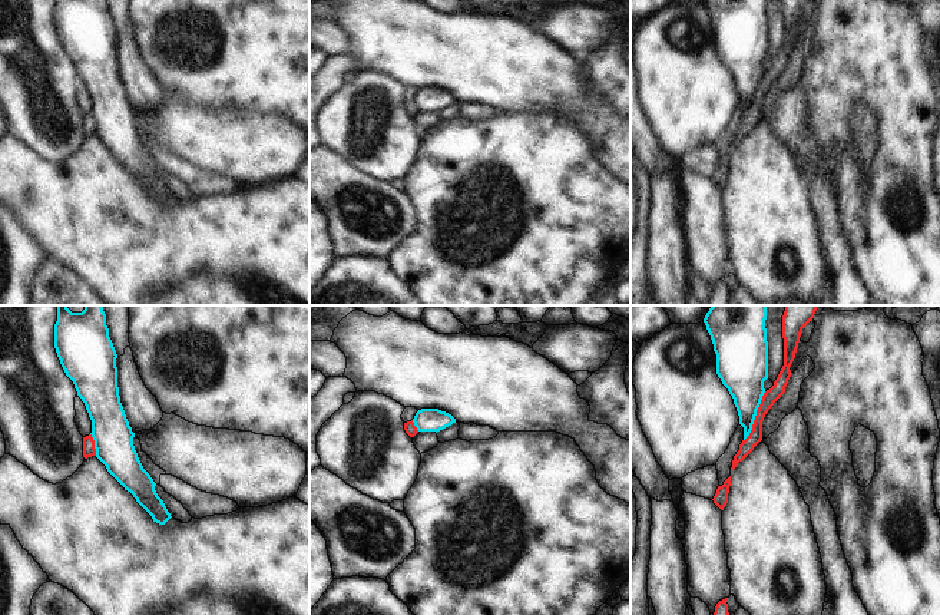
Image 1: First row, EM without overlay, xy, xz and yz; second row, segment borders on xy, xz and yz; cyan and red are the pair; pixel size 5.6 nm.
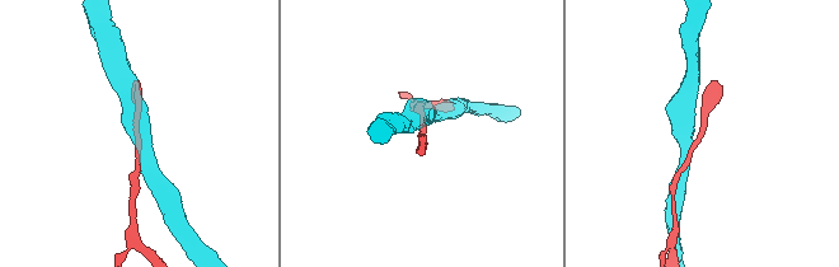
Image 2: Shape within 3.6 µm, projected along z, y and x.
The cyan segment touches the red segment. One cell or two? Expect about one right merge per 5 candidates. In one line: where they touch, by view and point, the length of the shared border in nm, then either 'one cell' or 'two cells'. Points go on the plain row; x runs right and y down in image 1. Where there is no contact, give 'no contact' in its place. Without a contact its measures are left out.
yz (755, 93) | 300 nm | two cells

